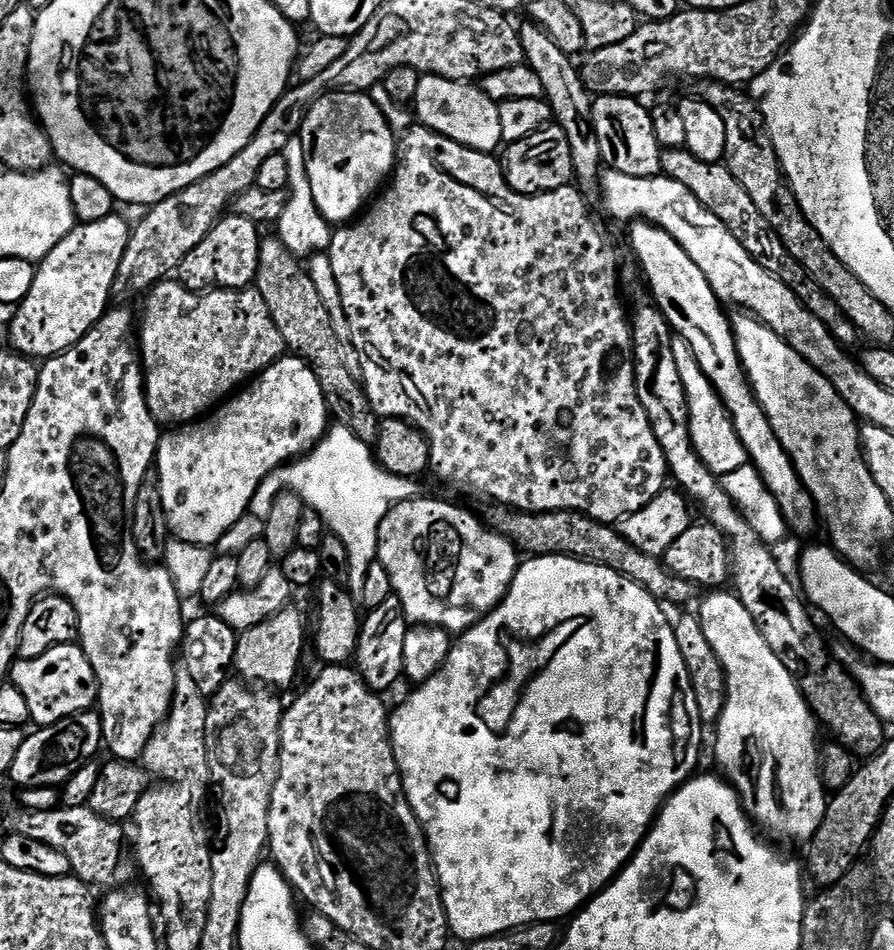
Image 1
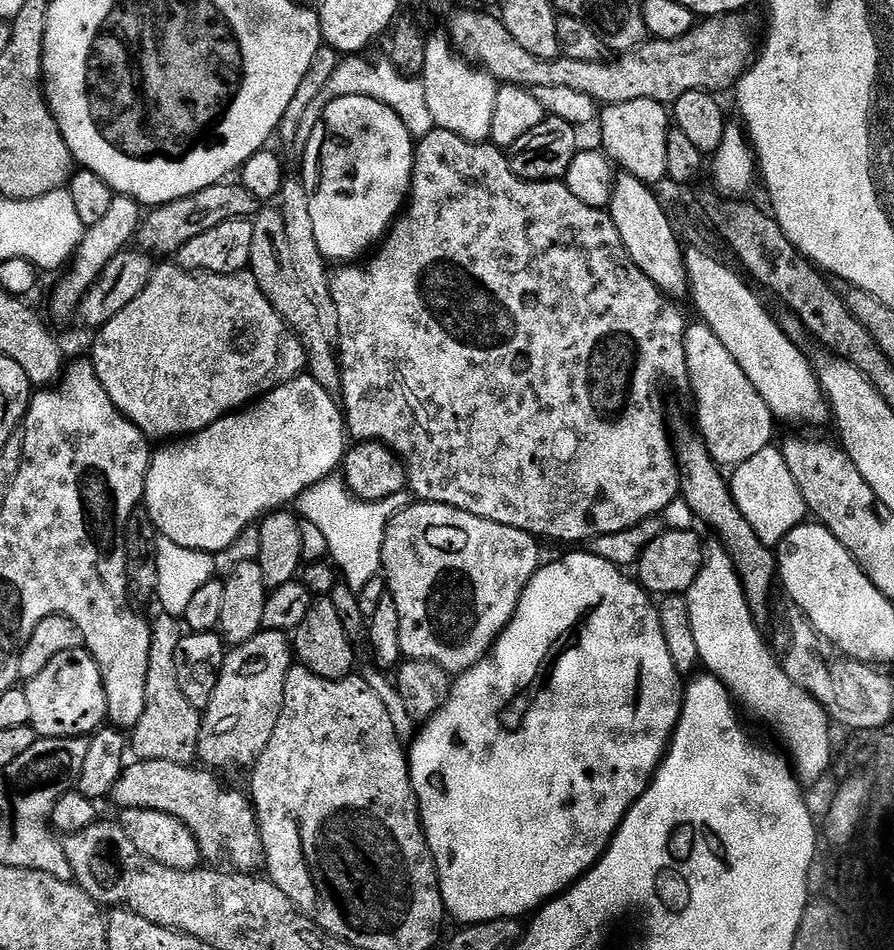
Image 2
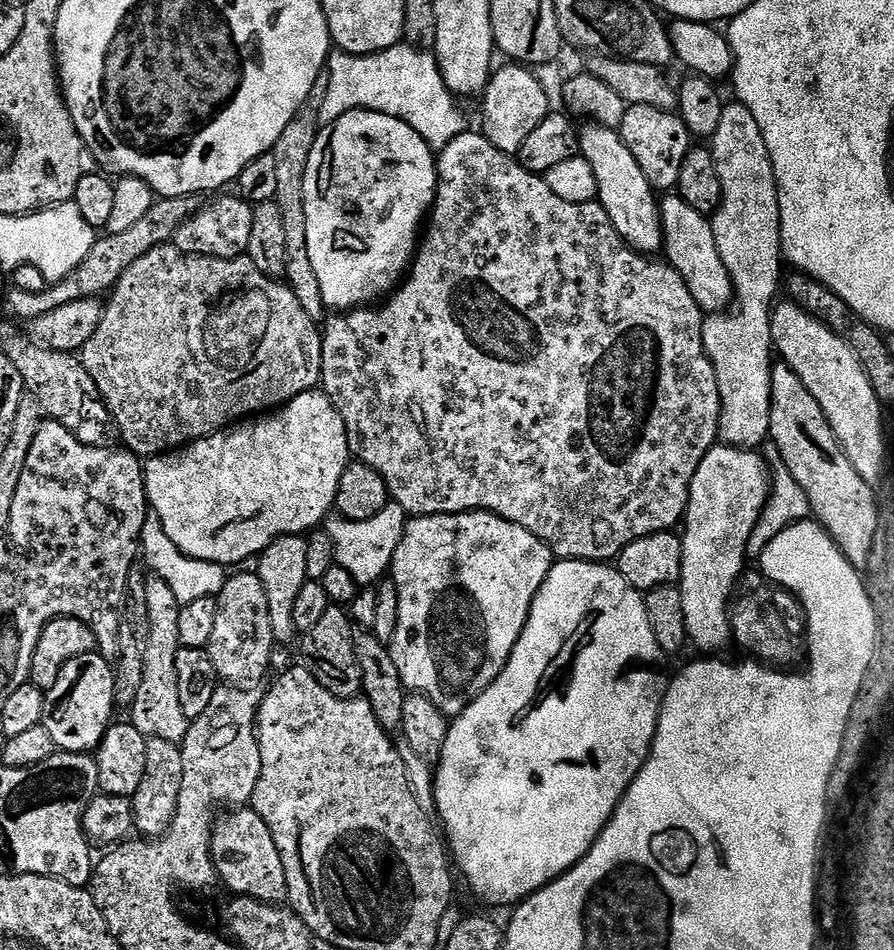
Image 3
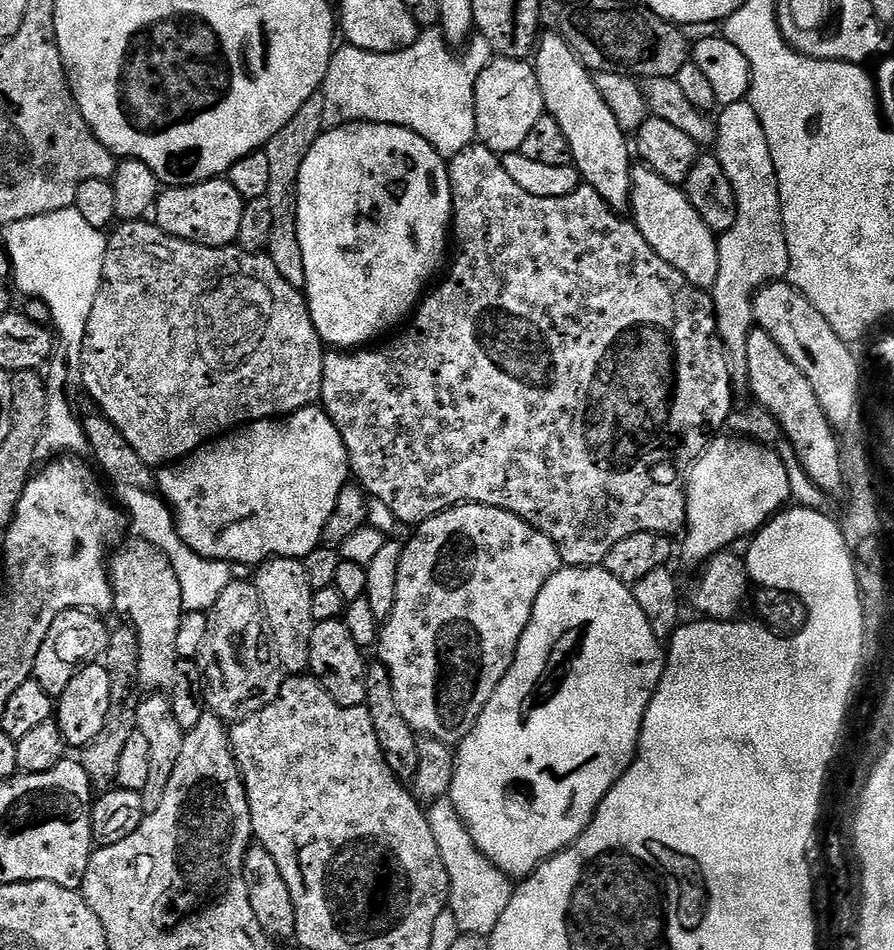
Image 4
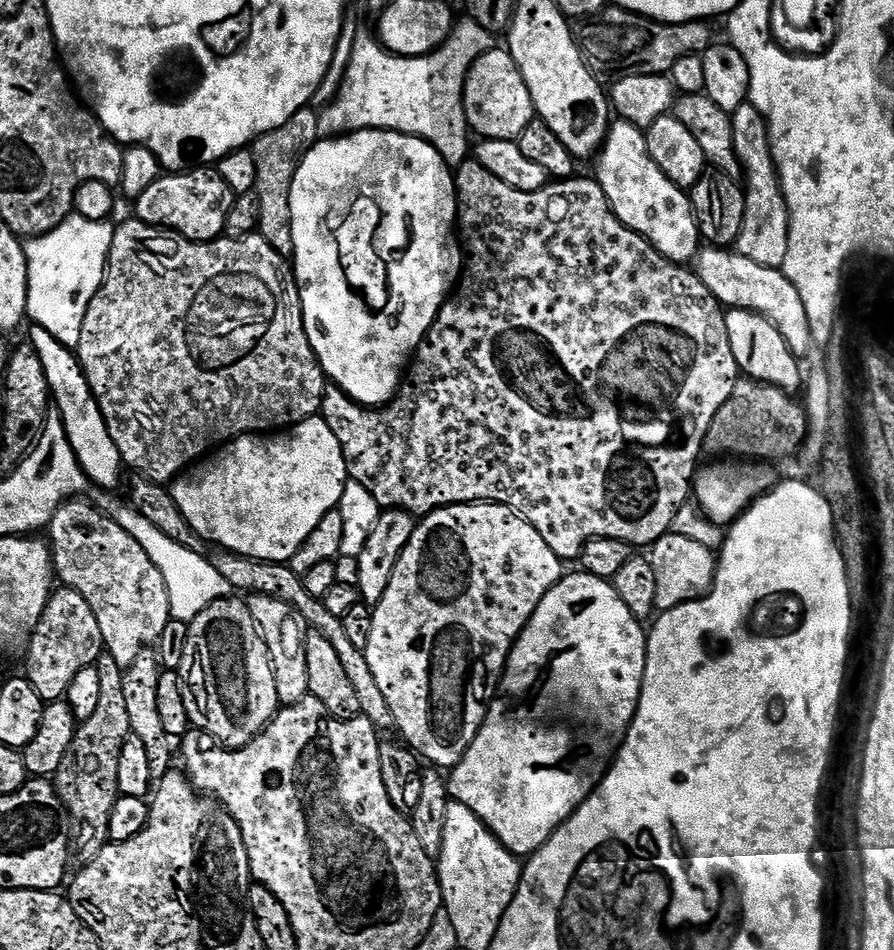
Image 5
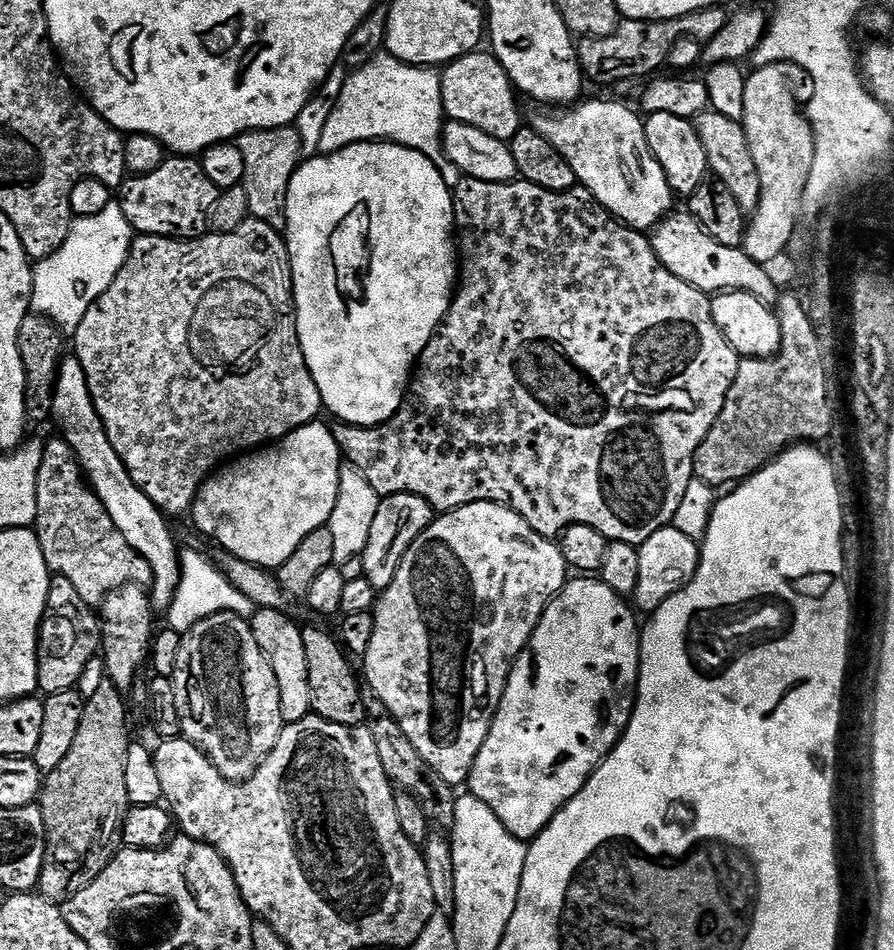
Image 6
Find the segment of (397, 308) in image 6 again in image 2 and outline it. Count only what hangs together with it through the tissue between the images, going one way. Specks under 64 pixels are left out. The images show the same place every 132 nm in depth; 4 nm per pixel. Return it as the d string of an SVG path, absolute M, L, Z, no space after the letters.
M344 94L324 108L324 116L311 129L308 145L304 148L302 179L310 198L310 218L314 221L314 239L329 262L356 262L364 251L375 249L387 237L396 217L405 207L412 190L412 171L416 161L414 137L410 130L390 110L369 96Z

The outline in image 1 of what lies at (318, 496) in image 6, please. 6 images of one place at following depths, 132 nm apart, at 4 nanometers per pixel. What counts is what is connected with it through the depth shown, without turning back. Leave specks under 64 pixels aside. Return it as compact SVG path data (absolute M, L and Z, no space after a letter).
M285 354L203 418L165 431L156 447L154 470L160 476L162 506L168 515L171 535L188 544L216 546L230 526L247 513L250 498L254 498L260 483L275 468L311 452L329 427L328 403L318 378L314 378L314 370L299 356Z

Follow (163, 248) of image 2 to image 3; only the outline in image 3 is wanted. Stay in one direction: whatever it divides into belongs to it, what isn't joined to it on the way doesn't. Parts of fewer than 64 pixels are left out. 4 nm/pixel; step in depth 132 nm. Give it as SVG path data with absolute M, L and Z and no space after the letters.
M199 195L157 198L137 224L126 230L108 232L96 239L90 254L86 254L86 258L82 258L80 265L66 274L66 278L49 283L40 293L23 292L22 289L13 287L8 296L9 310L24 322L30 322L34 318L42 318L42 314L58 310L58 306L66 306L75 300L100 298L111 293L122 274L126 274L126 270L130 270L130 266L134 266L134 262L138 262L142 254L148 254L150 250L169 243L178 226L182 226L182 222L190 219L201 207Z

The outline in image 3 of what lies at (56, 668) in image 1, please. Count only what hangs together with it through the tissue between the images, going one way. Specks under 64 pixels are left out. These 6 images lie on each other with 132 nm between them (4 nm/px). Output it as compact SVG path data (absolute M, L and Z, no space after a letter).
M99 651L78 654L78 658L70 658L70 662L62 666L62 674L58 674L54 686L46 690L43 725L46 730L50 730L50 738L54 738L59 751L92 754L99 748L109 724L113 723L112 708L116 707L116 673L109 657L101 656Z

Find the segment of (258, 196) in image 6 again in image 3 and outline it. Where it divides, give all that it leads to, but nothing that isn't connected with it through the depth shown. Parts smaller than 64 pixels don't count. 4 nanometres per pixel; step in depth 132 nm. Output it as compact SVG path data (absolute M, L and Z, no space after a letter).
M327 75L320 76L314 82L314 90L310 90L308 100L290 118L290 126L282 130L282 138L272 147L278 190L276 205L282 210L282 219L286 225L286 283L291 288L294 298L298 298L302 310L310 314L310 318L320 322L325 319L326 309L322 298L322 286L318 286L318 274L314 274L314 266L310 262L310 250L306 246L306 202L304 201L304 183L306 182L306 166L310 162L310 150L314 150L314 142L320 129L320 107L322 98L326 98Z

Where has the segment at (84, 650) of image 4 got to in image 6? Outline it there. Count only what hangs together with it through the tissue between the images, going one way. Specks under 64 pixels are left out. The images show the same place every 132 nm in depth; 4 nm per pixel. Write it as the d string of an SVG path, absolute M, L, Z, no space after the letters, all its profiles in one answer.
M52 576L44 621L40 623L40 641L36 644L38 688L45 697L73 691L80 683L82 670L86 670L86 662L97 659L102 648L102 624L92 612L93 605L82 602L82 594L65 576Z

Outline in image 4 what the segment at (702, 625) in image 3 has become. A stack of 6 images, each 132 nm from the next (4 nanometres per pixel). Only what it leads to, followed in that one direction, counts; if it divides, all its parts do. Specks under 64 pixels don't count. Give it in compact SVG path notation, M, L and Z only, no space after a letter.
M735 434L724 435L709 440L707 450L688 469L688 511L683 533L688 560L707 562L739 539L751 537L792 499L790 478L775 447Z

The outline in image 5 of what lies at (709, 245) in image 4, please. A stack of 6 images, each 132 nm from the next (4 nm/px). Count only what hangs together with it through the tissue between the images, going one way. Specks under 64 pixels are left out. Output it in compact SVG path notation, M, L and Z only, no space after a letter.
M617 119L609 127L608 137L596 162L595 179L602 186L616 217L630 230L646 237L673 264L691 265L702 251L700 225L696 222L696 214L692 210L692 201L685 189L674 186L674 182L670 182L670 178L666 178L666 174L662 174L662 170L658 170L658 162L654 162L654 158L650 158L647 135L632 124Z

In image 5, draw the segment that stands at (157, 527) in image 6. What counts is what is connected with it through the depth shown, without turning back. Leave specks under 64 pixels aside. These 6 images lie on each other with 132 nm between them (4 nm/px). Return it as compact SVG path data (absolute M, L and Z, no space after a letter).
M31 325L28 342L35 348L35 353L42 361L42 368L46 371L47 384L52 390L53 403L60 413L64 429L71 444L71 449L78 458L80 468L89 478L89 481L96 487L102 487L103 491L112 492L120 482L124 463L120 451L114 445L110 437L109 428L106 426L105 416L98 406L96 395L93 394L91 386L82 371L79 357L68 349L48 331L41 327Z

